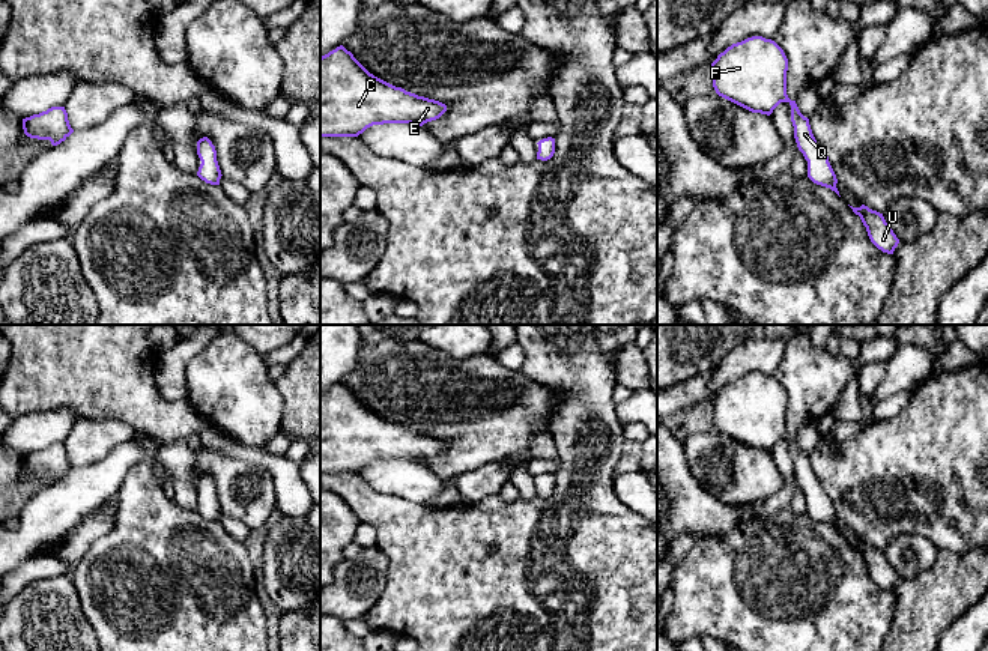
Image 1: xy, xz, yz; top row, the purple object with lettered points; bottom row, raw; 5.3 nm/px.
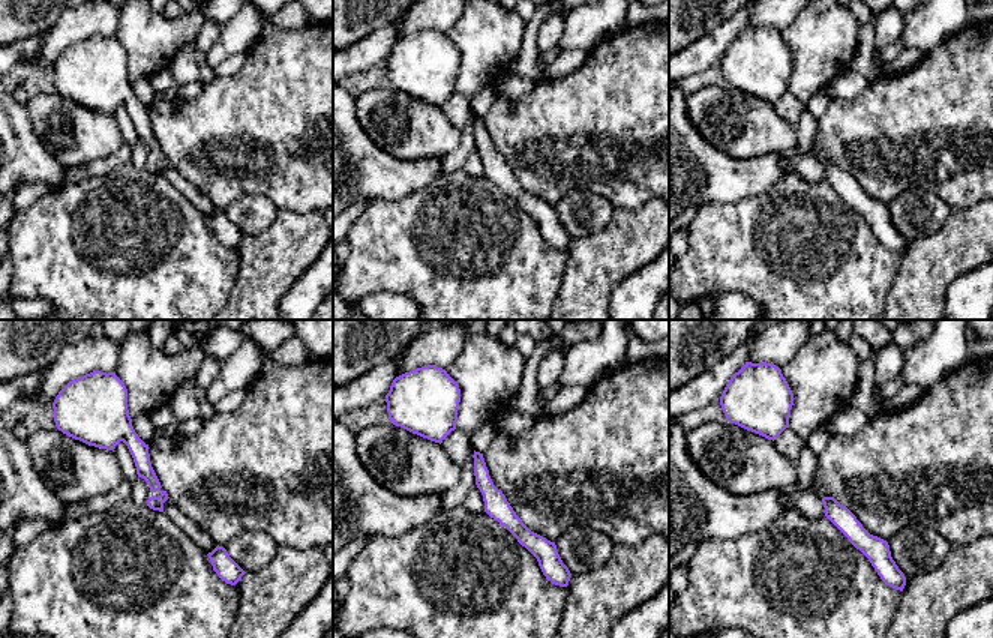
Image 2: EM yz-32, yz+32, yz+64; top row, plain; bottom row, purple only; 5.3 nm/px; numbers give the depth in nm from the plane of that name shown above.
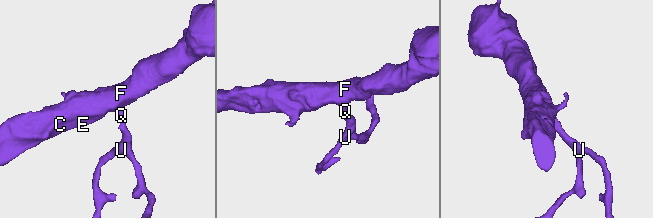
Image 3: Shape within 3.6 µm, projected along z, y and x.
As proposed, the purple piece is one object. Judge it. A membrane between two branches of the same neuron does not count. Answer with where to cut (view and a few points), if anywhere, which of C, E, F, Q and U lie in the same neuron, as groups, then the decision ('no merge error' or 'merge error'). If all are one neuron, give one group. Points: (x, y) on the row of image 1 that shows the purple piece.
cut none; groups C E F Q U; no merge error

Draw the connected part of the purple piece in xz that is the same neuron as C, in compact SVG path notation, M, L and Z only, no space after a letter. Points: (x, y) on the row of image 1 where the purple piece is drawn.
M343 45L320 57L320 137L358 137L367 128L383 123L423 126L445 111L447 105L439 101L418 96L374 77Z

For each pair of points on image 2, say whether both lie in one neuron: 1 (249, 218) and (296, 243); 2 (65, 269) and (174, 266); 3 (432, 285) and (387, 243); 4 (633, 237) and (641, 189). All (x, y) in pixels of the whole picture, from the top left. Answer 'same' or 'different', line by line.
1: different
2: same
3: same
4: different

